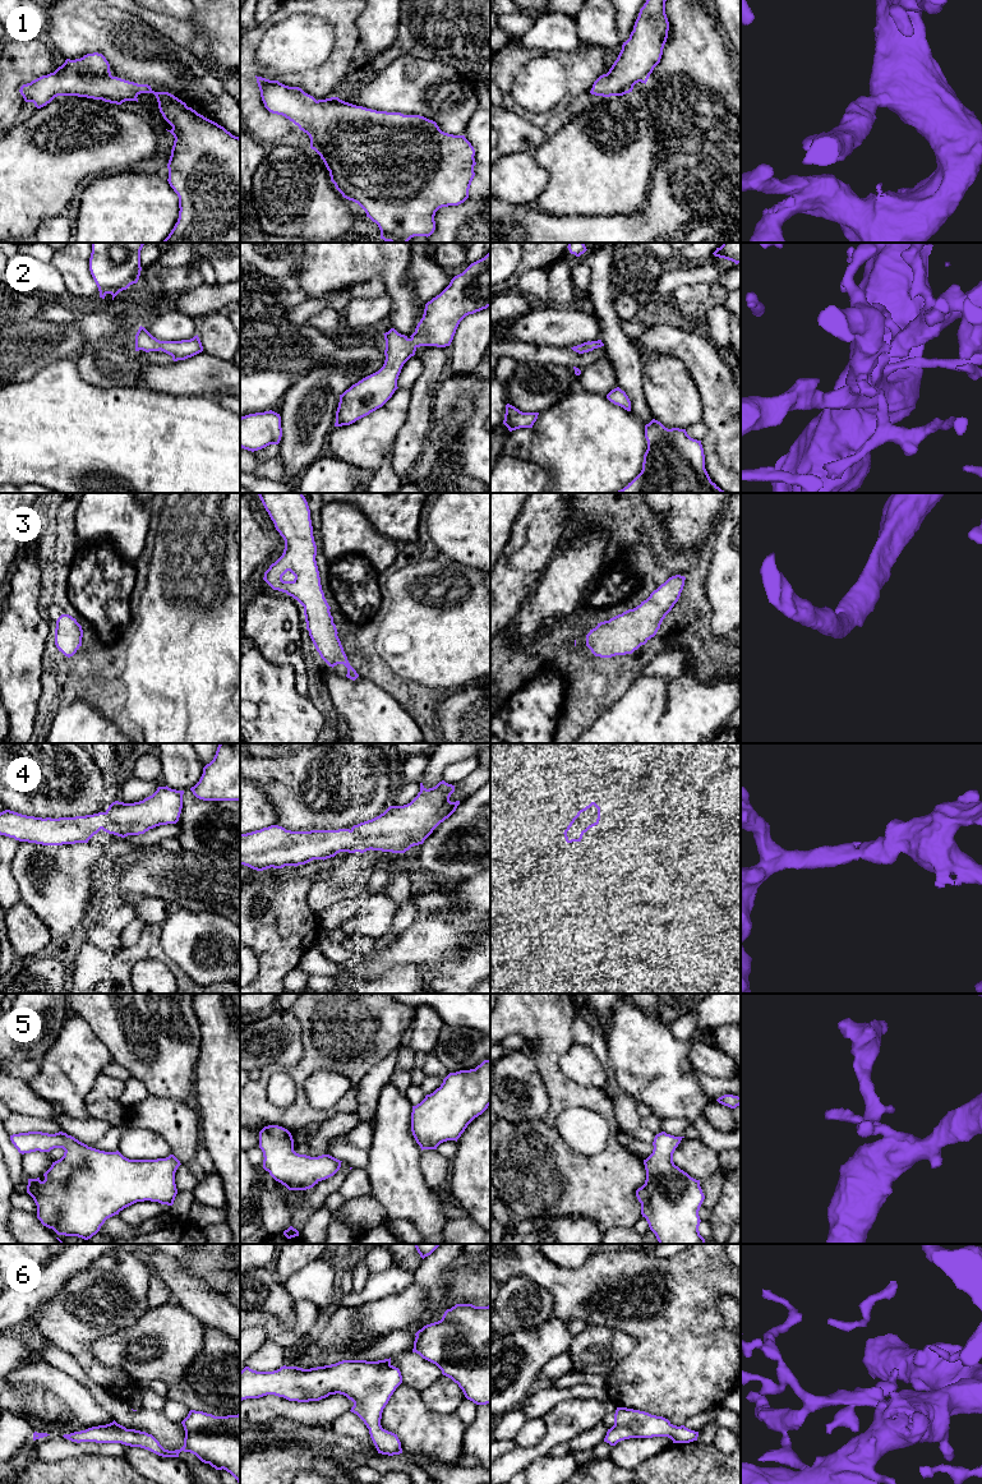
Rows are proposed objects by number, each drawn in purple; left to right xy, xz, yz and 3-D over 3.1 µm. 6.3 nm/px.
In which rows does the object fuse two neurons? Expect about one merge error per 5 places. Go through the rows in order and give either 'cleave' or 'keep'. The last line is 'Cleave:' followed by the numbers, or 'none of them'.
1: keep
2: keep
3: keep
4: keep
5: keep
6: keep
Cleave: none of them

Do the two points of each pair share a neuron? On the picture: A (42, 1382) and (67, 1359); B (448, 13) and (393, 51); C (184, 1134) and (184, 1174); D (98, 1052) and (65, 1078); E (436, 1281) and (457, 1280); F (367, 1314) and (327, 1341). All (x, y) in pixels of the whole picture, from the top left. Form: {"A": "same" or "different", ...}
{"A": "different", "B": "same", "C": "different", "D": "same", "E": "different", "F": "same"}

